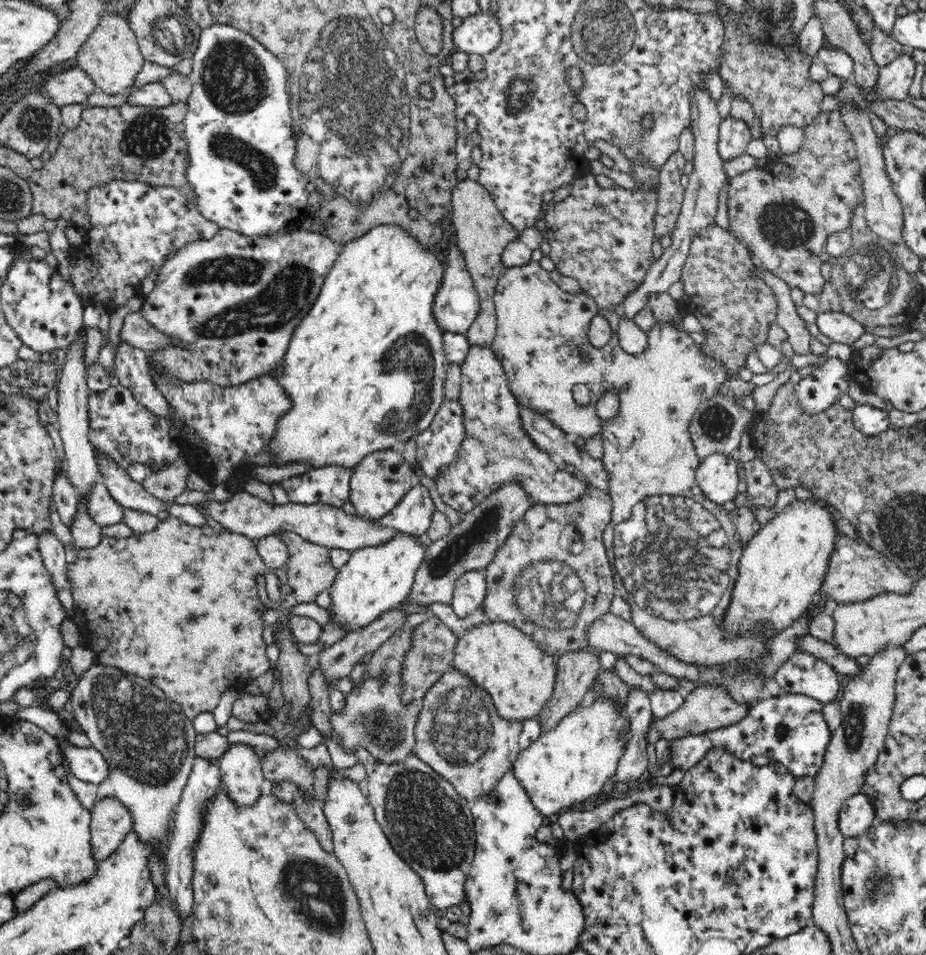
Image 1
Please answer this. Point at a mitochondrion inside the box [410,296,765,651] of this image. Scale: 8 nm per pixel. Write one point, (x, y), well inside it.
(676, 560)

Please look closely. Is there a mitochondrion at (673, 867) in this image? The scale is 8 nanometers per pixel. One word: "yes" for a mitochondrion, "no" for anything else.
no

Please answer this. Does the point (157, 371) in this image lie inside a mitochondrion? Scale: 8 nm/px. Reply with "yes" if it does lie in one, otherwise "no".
no

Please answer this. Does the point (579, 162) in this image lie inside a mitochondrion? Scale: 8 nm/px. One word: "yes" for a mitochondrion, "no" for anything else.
no

